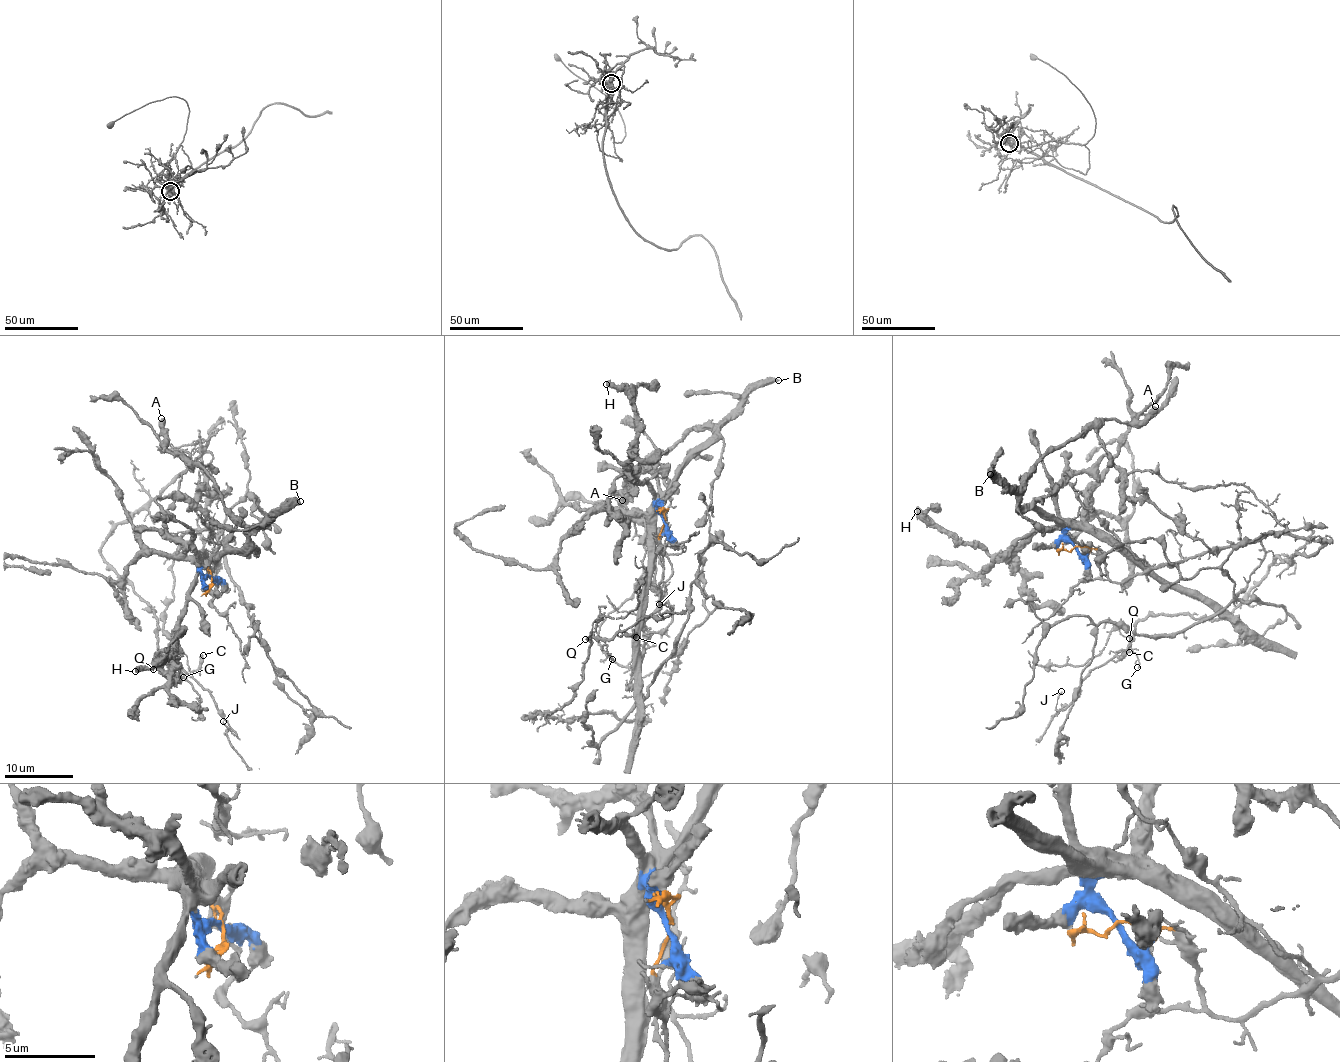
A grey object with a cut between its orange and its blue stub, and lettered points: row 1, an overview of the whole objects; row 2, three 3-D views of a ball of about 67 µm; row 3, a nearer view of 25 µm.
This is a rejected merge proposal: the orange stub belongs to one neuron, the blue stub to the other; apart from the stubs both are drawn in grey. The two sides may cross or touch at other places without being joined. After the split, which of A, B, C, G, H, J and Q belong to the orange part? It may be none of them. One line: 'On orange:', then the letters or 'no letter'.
On orange: C, G, J, Q

